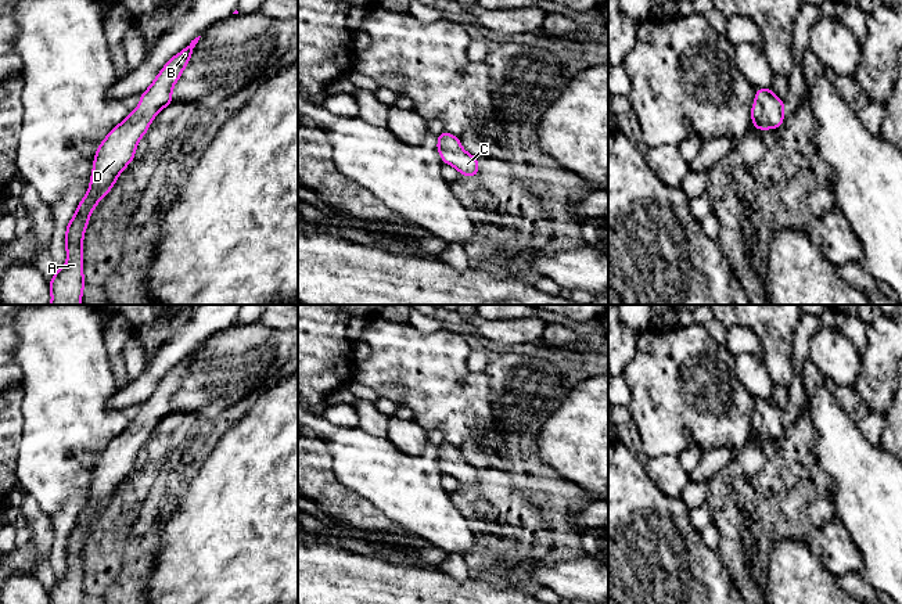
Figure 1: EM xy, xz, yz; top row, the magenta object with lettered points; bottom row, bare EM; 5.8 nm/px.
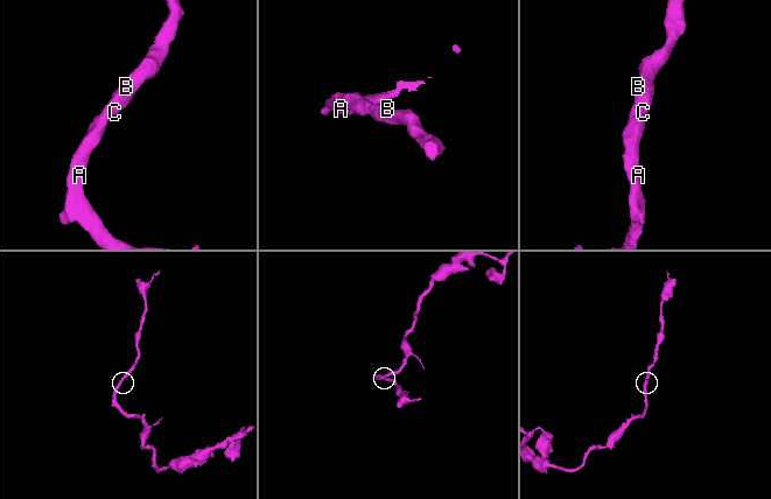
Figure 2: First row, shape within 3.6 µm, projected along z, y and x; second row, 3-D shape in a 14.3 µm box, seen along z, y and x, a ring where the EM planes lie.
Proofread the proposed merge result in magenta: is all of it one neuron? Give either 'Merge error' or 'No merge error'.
No merge error

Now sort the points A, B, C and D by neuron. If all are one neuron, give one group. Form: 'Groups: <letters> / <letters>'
Groups: A B C D

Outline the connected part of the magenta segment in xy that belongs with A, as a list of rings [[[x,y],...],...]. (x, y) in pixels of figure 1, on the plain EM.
[[[200,348],[191,350],[184,360],[165,374],[150,398],[141,405],[137,418],[123,432],[116,435],[98,456],[89,500],[67,536],[67,574],[62,579],[55,579],[54,587],[48,593],[51,604],[83,603],[86,596],[83,589],[83,546],[90,524],[96,519],[98,511],[114,497],[118,486],[134,470],[137,454],[147,443],[150,434],[161,420],[172,414],[173,396],[190,373]]]

